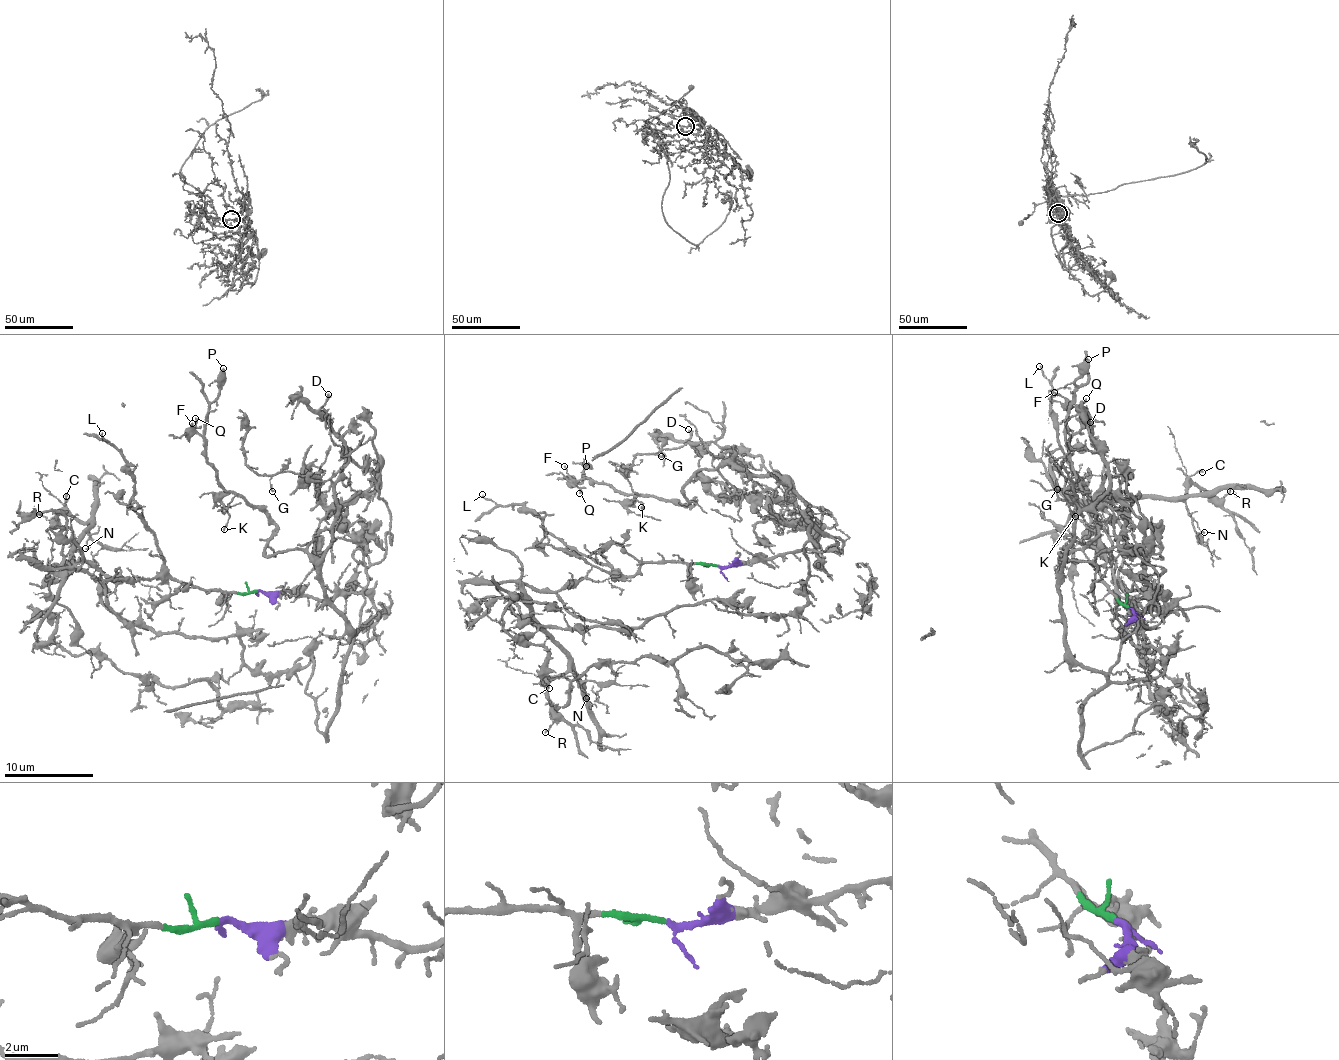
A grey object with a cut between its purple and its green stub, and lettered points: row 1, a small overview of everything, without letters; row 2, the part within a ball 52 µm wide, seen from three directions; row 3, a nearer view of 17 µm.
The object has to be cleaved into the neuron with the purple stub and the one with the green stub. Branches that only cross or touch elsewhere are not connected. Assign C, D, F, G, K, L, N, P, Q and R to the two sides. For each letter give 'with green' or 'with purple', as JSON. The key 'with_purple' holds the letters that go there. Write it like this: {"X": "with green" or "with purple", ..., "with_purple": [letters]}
{"C": "with green", "D": "with purple", "F": "with purple", "G": "with purple", "K": "with purple", "L": "with green", "N": "with green", "P": "with purple", "Q": "with purple", "R": "with green", "with_purple": ["D", "F", "G", "K", "P", "Q"]}

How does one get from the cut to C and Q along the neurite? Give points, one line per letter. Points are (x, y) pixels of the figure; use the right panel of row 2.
C: (1128, 608), (1098, 570), (1105, 557), (1094, 556), (1083, 533), (1087, 507), (1074, 502), (1173, 500), (1202, 473)
Q: (1129, 609), (1164, 669), (1113, 682), (1068, 648), (1057, 578), (1057, 552), (1097, 531), (1066, 440), (1087, 398)

